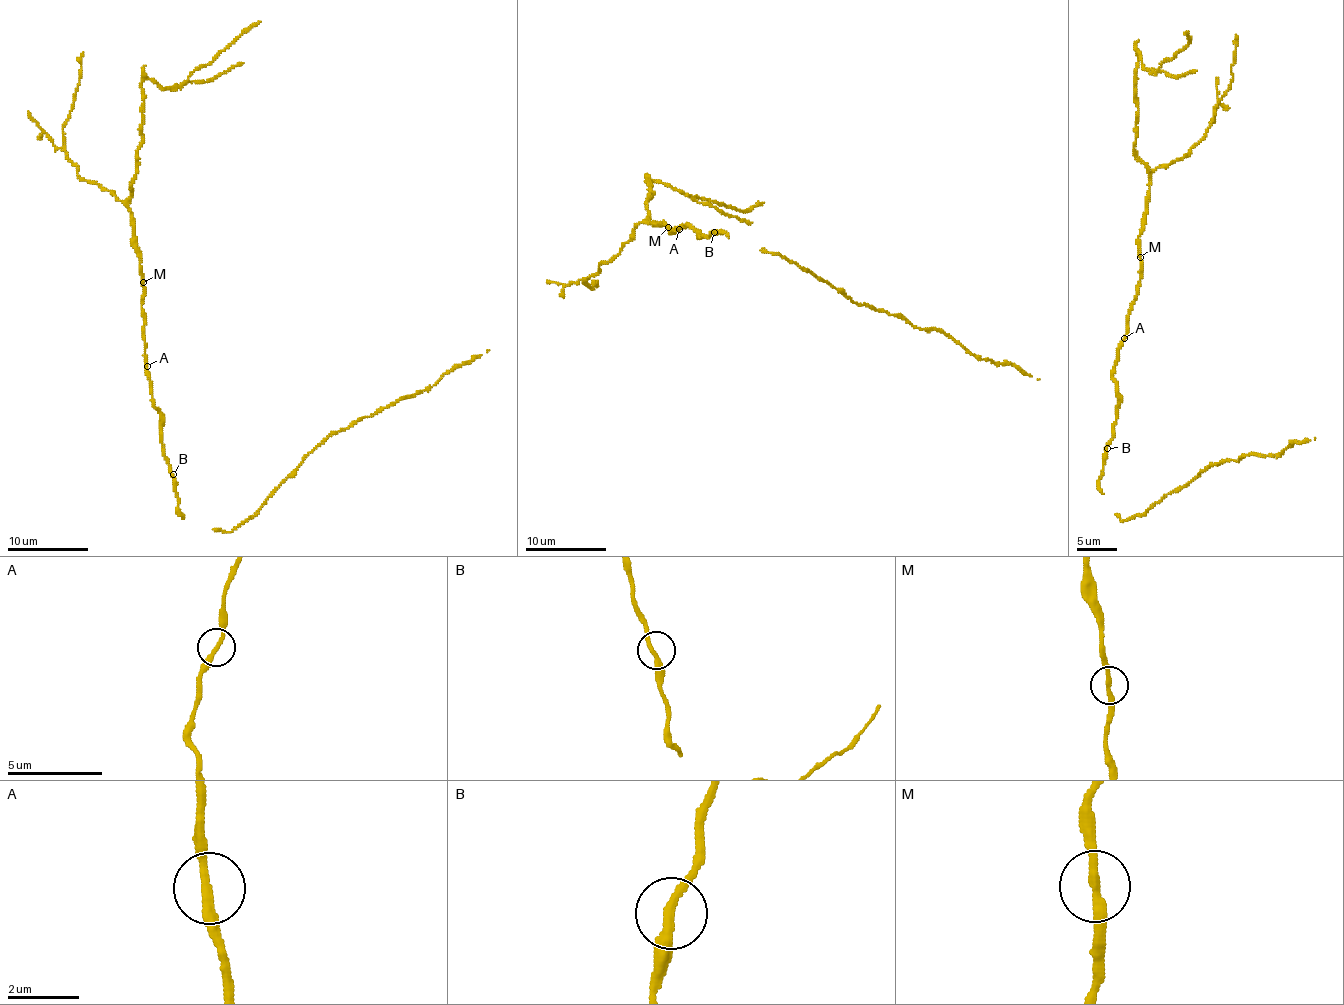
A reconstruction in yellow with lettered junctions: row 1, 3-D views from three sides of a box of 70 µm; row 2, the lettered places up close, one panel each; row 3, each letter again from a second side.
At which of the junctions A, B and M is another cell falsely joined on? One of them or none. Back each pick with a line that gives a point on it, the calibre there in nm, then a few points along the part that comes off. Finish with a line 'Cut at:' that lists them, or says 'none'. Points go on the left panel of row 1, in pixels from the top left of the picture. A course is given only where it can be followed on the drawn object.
Cut at: none

